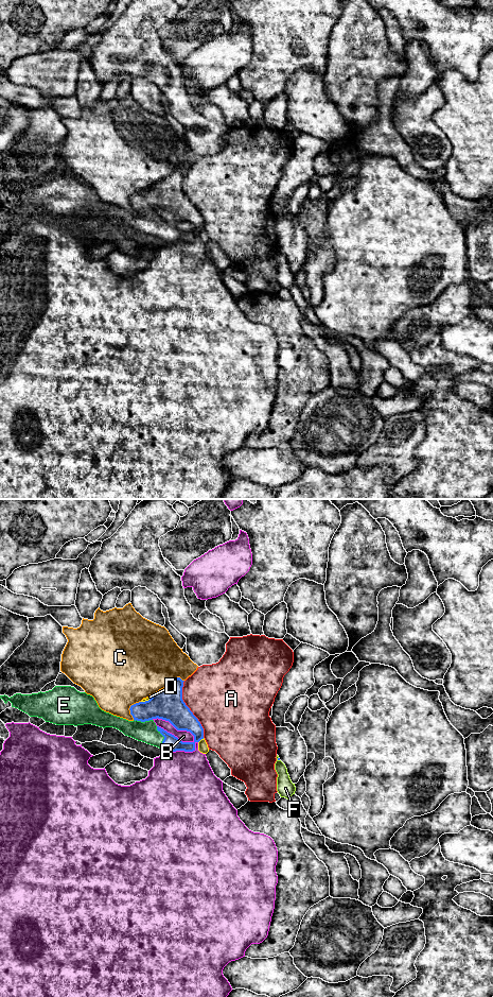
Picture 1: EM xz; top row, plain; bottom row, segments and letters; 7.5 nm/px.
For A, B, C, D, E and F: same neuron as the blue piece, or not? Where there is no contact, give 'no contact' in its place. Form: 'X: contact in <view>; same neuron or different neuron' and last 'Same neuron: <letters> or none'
A: contact in xz; different neuron
B: contact in xz; different neuron
C: contact in xz; different neuron
D: contact in xz; different neuron
E: contact in xz; same neuron
F: contact in xz; same neuron
Same neuron: E, F

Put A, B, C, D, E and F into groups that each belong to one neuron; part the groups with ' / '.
A / B / C / D / E F

